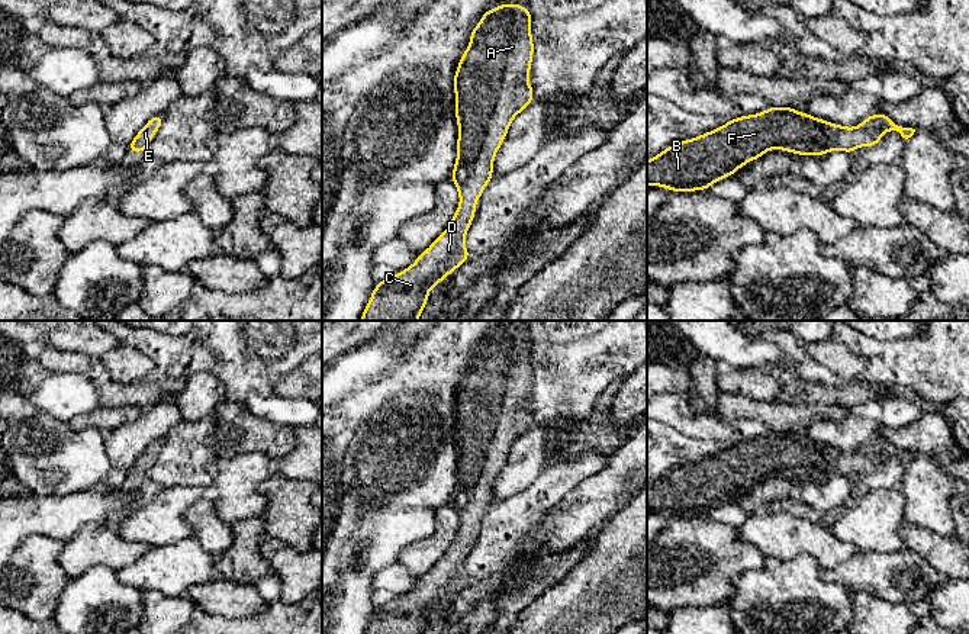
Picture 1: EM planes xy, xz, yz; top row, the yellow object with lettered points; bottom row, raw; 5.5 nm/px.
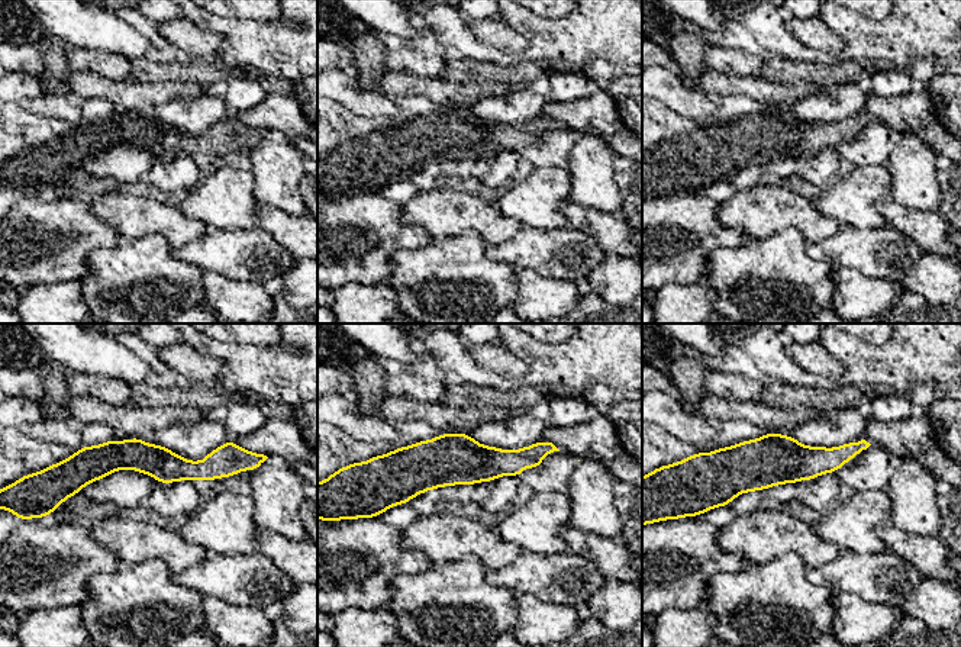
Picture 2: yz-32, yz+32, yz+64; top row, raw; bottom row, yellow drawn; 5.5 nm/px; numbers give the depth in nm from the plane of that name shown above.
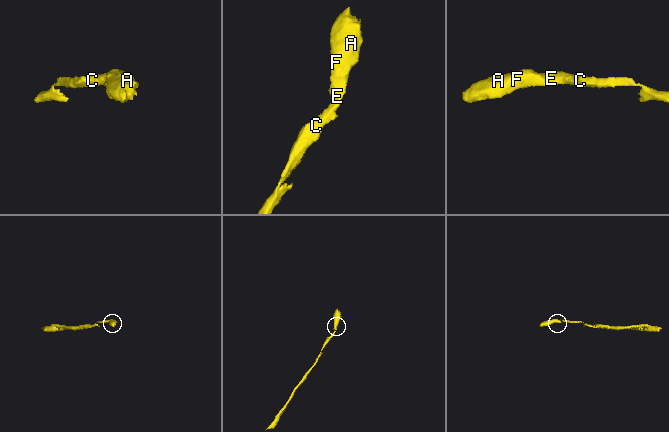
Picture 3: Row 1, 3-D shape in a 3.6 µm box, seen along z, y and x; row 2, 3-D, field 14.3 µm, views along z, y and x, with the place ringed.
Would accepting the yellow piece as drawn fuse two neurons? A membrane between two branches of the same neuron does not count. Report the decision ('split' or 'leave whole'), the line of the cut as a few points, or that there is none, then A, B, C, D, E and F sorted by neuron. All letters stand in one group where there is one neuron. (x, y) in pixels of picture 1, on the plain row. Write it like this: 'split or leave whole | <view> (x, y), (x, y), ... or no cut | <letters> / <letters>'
leave whole | no cut | A B C D E F

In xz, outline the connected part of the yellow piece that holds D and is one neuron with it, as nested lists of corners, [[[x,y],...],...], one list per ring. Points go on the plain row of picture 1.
[[[511,326],[499,329],[495,335],[486,335],[482,347],[473,353],[470,370],[461,380],[453,403],[454,437],[460,457],[455,492],[450,503],[458,514],[461,530],[445,557],[431,569],[426,577],[422,576],[405,596],[377,608],[366,634],[424,634],[428,628],[428,617],[470,583],[464,561],[476,540],[474,528],[493,503],[493,483],[506,463],[512,444],[535,424],[532,411],[527,405],[534,377],[531,348],[529,335]]]

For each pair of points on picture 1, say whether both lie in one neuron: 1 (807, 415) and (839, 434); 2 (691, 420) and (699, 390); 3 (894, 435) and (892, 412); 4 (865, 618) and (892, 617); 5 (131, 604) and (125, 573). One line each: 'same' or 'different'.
1: different
2: different
3: different
4: same
5: different

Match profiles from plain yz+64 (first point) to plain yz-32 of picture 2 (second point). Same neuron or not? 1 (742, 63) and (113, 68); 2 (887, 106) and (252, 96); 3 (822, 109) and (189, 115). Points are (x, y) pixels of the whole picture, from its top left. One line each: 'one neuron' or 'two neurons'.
1: one neuron
2: two neurons
3: one neuron

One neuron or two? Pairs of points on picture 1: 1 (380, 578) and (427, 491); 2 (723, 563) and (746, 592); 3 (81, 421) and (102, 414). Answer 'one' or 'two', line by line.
1: two
2: two
3: one

